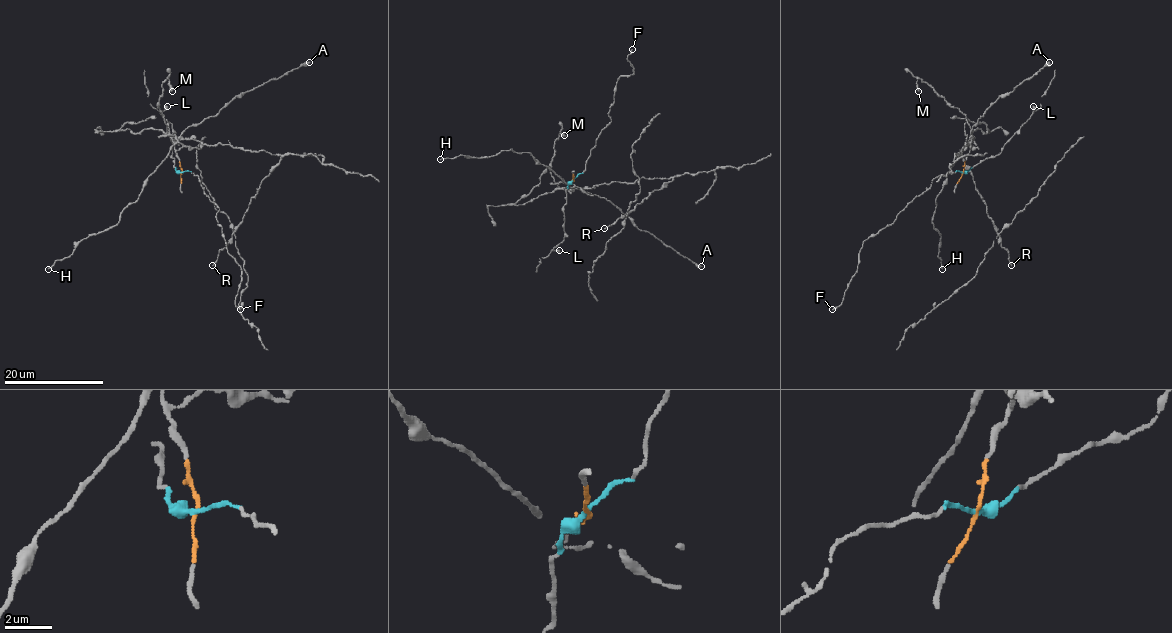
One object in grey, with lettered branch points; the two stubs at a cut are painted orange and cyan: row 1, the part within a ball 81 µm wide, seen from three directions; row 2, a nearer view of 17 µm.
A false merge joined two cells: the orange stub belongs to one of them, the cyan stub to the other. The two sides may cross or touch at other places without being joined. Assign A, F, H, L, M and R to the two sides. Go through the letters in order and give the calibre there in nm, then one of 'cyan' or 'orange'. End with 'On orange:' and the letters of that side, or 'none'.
A: 400 nm thick; orange
F: 150 nm thick; cyan
H: 180 nm thick; orange
L: 440 nm thick; cyan
M: 360 nm thick; orange
R: 150 nm thick; orange
On orange: A, H, M, R

